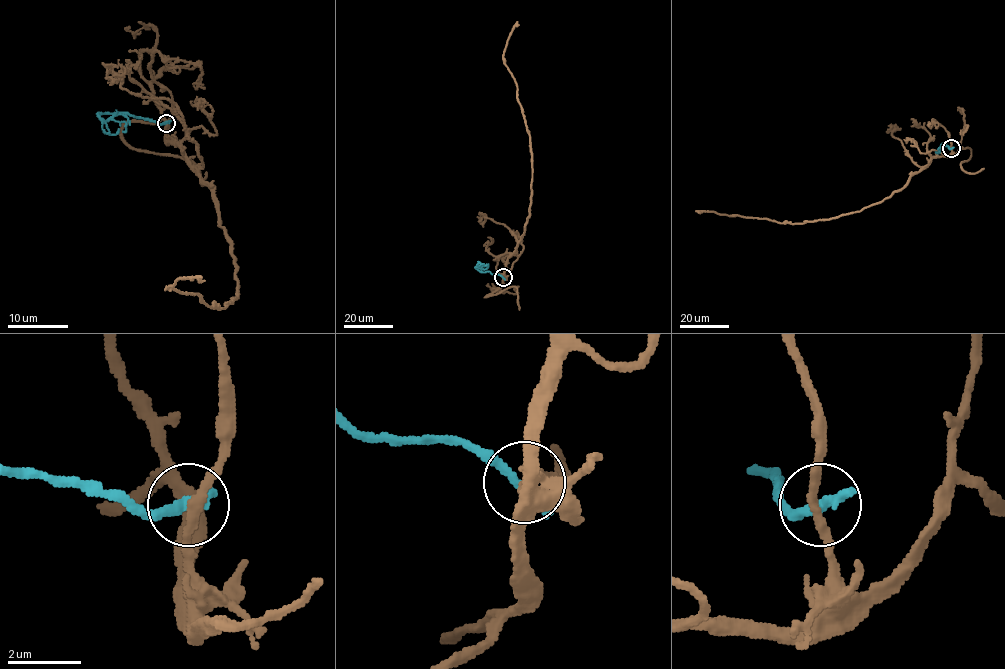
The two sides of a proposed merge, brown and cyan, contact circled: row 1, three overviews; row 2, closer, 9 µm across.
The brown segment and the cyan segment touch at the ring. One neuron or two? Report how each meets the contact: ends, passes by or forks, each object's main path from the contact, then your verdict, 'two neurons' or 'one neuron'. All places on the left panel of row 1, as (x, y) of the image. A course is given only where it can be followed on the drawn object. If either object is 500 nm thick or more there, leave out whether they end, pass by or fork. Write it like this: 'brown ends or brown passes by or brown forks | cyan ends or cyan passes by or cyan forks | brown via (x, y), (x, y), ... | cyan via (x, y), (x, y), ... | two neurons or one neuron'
brown passes by | cyan ends | brown via (166, 123), (167, 143), (209, 188), (238, 295), (221, 308), (167, 289), (182, 278), (205, 281) | cyan via (166, 123), (132, 115), (99, 114), (102, 118), (125, 123), (122, 132) | two neurons

